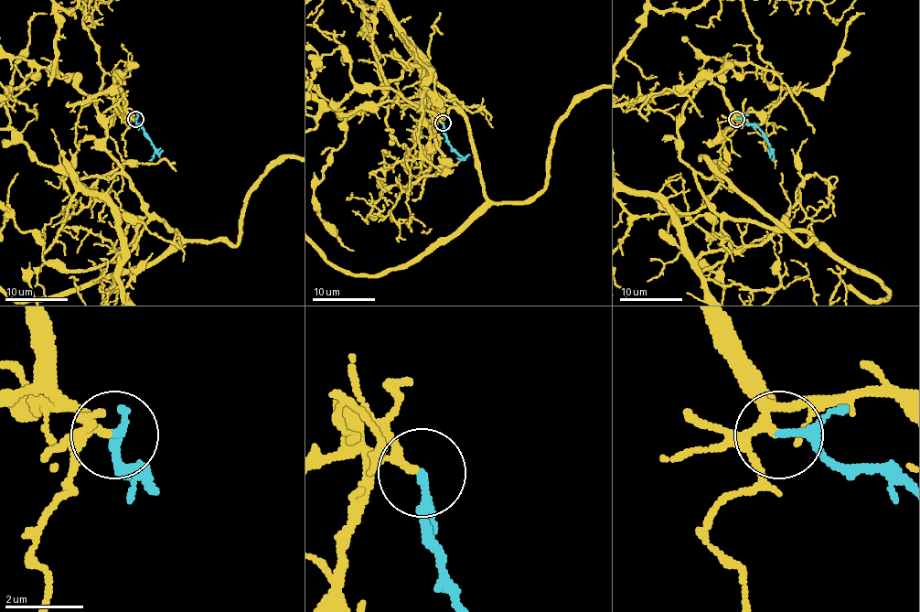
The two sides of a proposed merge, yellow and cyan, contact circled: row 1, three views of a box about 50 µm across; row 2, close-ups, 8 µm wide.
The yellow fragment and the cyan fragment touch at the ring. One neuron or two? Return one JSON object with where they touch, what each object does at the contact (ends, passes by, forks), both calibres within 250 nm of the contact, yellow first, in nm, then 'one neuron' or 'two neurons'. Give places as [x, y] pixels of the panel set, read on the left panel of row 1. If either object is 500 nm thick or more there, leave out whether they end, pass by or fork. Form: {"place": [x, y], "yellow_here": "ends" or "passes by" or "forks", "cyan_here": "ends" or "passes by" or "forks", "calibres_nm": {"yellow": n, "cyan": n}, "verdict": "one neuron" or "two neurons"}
{"place": [135, 119], "yellow_here": "passes by", "cyan_here": "passes by", "calibres_nm": {"yellow": 200, "cyan": 170}, "verdict": "one neuron"}

